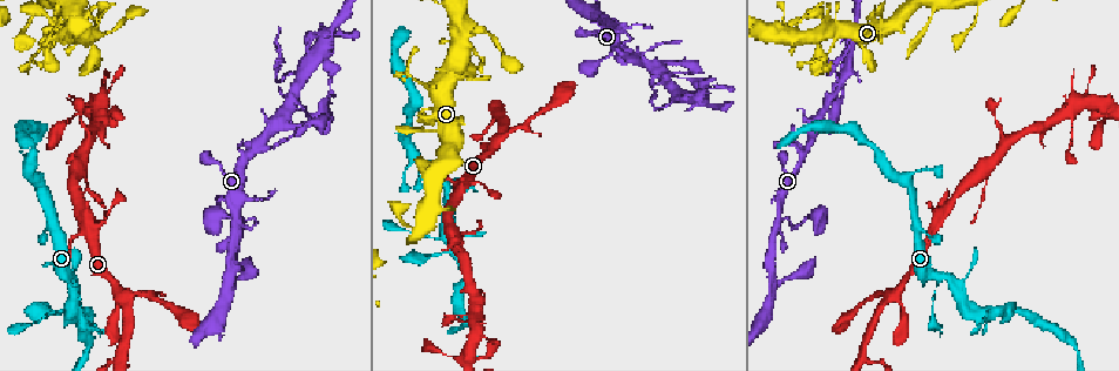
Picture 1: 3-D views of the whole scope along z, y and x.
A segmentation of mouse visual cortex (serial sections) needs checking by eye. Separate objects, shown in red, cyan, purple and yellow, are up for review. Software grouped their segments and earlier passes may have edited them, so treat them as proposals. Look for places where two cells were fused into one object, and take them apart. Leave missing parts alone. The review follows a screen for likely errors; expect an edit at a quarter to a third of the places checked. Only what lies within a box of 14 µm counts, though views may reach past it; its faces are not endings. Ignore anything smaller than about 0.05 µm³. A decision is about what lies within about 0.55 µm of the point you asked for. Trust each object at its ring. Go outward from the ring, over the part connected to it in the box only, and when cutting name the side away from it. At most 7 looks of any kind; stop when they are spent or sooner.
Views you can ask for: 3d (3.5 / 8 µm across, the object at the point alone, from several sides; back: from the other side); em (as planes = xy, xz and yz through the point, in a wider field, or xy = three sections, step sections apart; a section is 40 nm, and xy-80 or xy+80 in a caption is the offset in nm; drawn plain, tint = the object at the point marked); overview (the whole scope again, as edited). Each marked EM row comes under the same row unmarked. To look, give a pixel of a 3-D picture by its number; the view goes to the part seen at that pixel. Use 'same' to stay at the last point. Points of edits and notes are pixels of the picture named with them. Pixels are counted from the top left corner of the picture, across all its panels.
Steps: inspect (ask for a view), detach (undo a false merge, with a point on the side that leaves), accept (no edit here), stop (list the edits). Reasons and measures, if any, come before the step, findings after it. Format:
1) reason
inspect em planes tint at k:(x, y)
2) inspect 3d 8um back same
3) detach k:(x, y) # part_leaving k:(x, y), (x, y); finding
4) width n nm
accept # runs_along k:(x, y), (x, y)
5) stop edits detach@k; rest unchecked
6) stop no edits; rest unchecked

sudden change in width
inspect 3d 3.5um at 1:(818, 67)

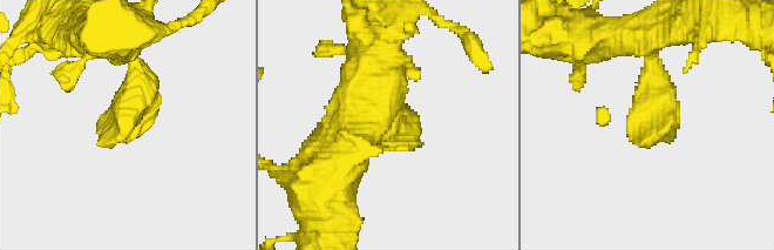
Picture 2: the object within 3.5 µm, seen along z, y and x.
inspect em xy step 3 tint at 2:(661, 129)

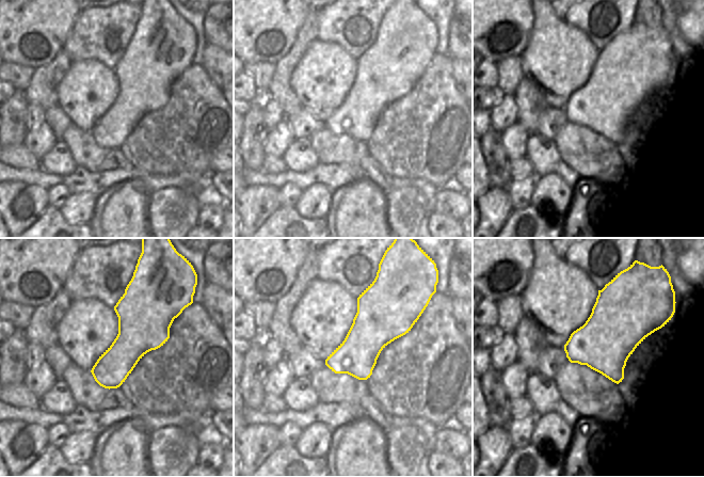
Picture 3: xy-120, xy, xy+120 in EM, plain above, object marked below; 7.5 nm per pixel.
width 320 nm
accept # runs_along 2:(133, 58), (140, 90), (96, 144); continuous, no second cell

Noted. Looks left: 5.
calibre changes
inspect 3d 8um at 1:(37, 178)

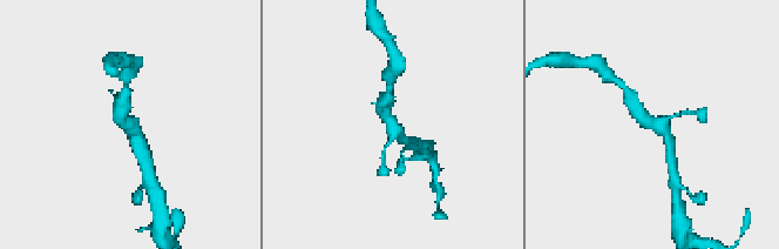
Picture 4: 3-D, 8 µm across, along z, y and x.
zoom in
inspect 3d 3.5um at 4:(659, 128)

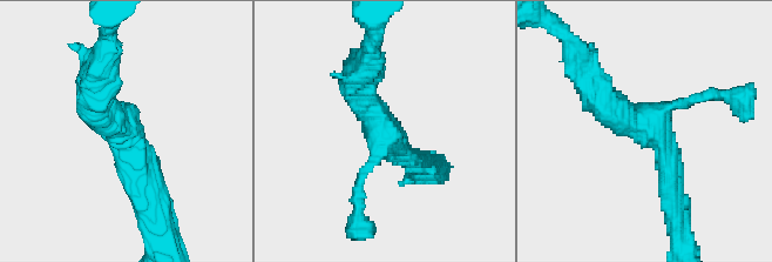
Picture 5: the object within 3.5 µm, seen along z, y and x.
inspect em xy step 2 tint at 5:(648, 126)

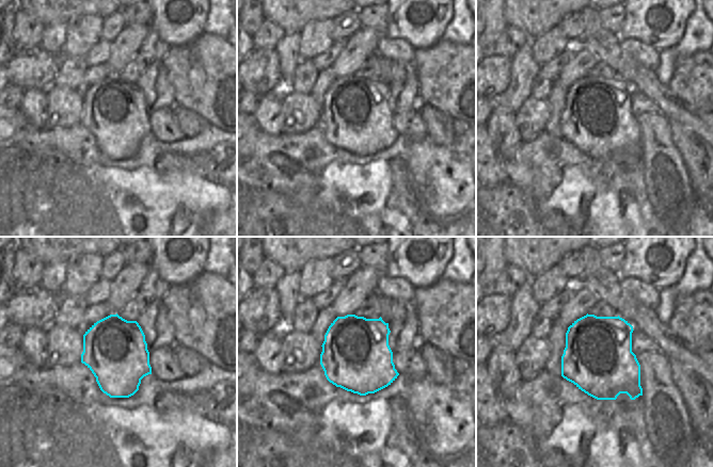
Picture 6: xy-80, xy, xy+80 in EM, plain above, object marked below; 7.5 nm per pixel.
accept # runs_along 5:(675, 193), (665, 146), (590, 85); continuous, no second cell

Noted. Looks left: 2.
abrupt turn
inspect 3d 8um at 1:(630, 38)

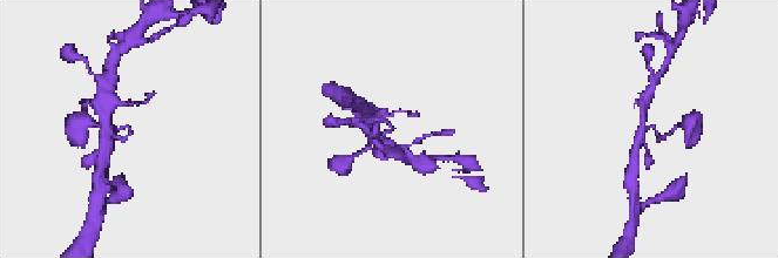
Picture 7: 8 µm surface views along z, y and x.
arm_widths 150, 250 nm; need the tissue
inspect em xy step 5 tint at 7:(654, 127)

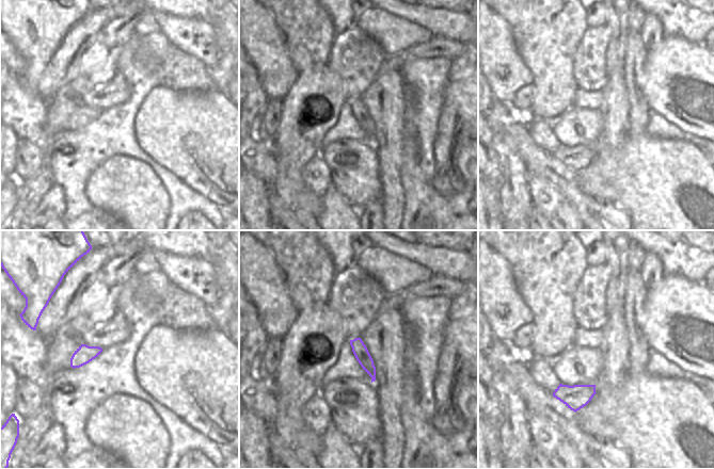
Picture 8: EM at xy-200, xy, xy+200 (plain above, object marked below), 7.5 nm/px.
accept # runs_along 8:(352, 342), (360, 350), (373, 374); all the same cell

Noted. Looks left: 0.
stop no edits; rest unchecked

